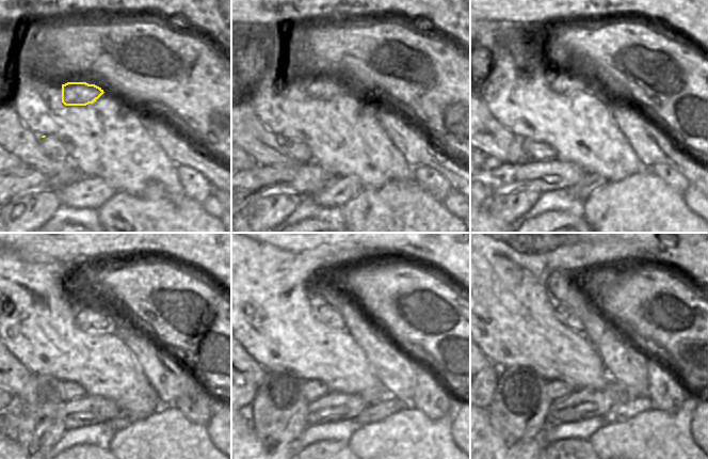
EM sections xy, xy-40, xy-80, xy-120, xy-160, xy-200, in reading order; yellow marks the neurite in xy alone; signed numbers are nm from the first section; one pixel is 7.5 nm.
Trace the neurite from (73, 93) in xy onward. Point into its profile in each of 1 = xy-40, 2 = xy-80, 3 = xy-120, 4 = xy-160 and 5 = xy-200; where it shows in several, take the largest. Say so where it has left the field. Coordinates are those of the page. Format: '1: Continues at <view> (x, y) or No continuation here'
1: Continues at xy-40 (327, 91)
2: Continues at xy-80 (566, 83)
3: Continues at xy-120 (93, 319)
4: Continues at xy-160 (325, 314)
5: Continues at xy-200 (565, 314).

